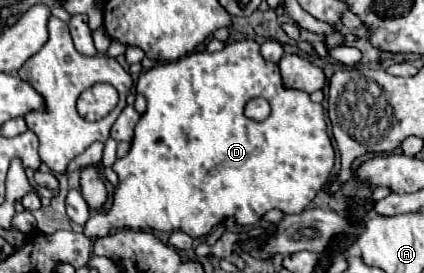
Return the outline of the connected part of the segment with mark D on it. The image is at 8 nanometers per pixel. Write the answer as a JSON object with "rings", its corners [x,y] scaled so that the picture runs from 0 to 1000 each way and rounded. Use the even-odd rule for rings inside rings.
{"rings":[[[568,147],[568,154],[550,154],[535,161],[526,183],[517,190],[455,190],[441,198],[432,212],[422,212],[417,227],[380,227],[366,234],[361,249],[342,256],[328,293],[323,293],[323,344],[337,344],[347,366],[347,403],[333,418],[333,440],[318,462],[318,498],[309,520],[304,557],[271,586],[267,623],[281,645],[281,681],[271,689],[271,718],[267,718],[267,762],[252,784],[219,784],[205,821],[196,828],[196,857],[215,879],[229,879],[238,864],[252,864],[262,835],[314,835],[314,842],[375,842],[375,850],[408,850],[408,842],[432,842],[436,857],[446,857],[450,872],[479,872],[488,864],[521,806],[531,799],[554,799],[554,813],[564,828],[597,828],[606,821],[625,777],[658,762],[672,784],[700,784],[715,777],[724,762],[724,747],[748,718],[748,703],[771,674],[785,593],[790,593],[790,557],[781,549],[781,505],[771,491],[771,454],[767,454],[767,425],[762,425],[762,388],[733,374],[729,344],[715,330],[696,330],[696,322],[677,322],[667,286],[663,286],[663,256],[649,227],[634,227],[620,212],[616,168],[601,147]],[[597,359],[625,359],[639,381],[639,418],[616,440],[601,447],[592,432],[583,432],[573,418],[573,396],[583,388],[587,366]]]}

